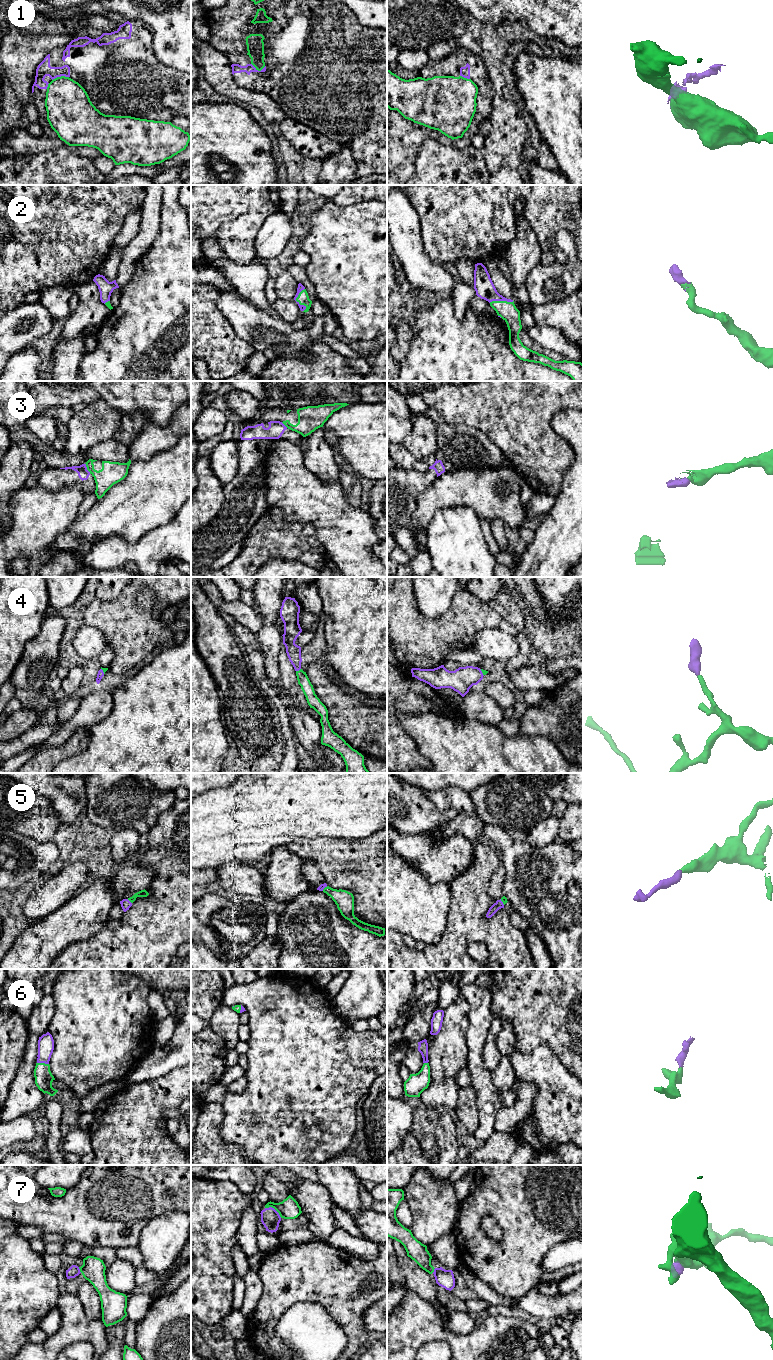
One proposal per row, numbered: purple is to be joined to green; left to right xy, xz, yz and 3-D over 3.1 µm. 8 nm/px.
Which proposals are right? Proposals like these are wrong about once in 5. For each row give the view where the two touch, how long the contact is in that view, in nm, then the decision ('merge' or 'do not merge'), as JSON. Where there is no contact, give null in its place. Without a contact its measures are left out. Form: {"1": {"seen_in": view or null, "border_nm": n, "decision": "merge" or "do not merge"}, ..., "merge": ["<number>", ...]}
{"1": {"seen_in": "xy", "border_nm": 140, "decision": "do not merge"}, "2": {"seen_in": "xz", "border_nm": 190, "decision": "merge"}, "3": {"seen_in": "xy", "border_nm": 100, "decision": "do not merge"}, "4": {"seen_in": "xz", "border_nm": 50, "decision": "merge"}, "5": {"seen_in": "xy", "border_nm": 50, "decision": "merge"}, "6": {"seen_in": "xy", "border_nm": 100, "decision": "merge"}, "7": {"seen_in": "xz", "border_nm": 160, "decision": "merge"}, "merge": ["2", "4", "5", "6", "7"]}

